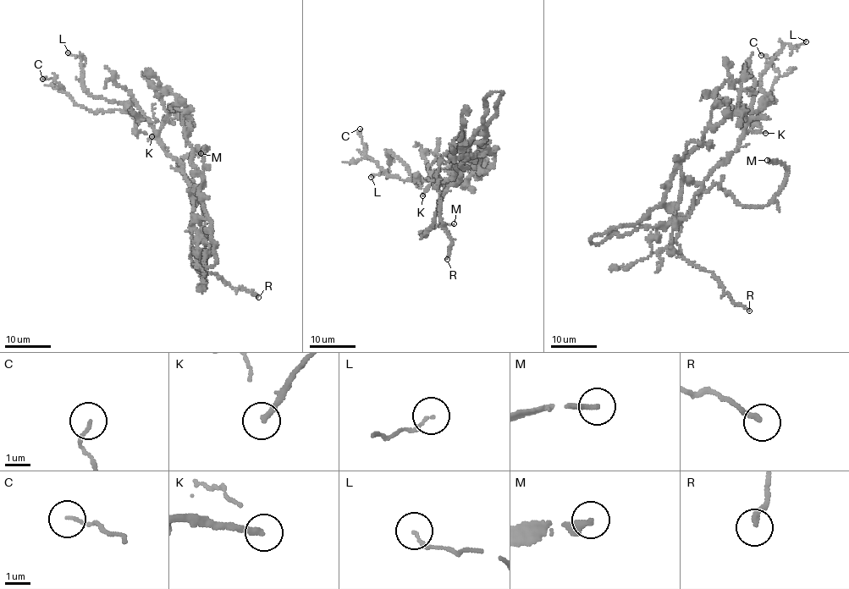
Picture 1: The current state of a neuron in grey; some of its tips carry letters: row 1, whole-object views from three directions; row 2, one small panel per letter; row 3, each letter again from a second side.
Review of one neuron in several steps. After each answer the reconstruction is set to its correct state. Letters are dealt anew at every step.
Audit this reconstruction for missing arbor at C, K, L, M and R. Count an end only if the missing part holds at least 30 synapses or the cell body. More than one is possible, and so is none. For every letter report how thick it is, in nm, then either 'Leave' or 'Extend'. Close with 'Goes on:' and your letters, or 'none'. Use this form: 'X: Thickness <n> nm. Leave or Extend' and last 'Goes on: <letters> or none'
C: Thickness 110 nm. Leave
K: Thickness 200 nm. Extend
L: Thickness 110 nm. Leave
M: Thickness 200 nm. Extend
R: Thickness 200 nm. Leave
Goes on: K, M

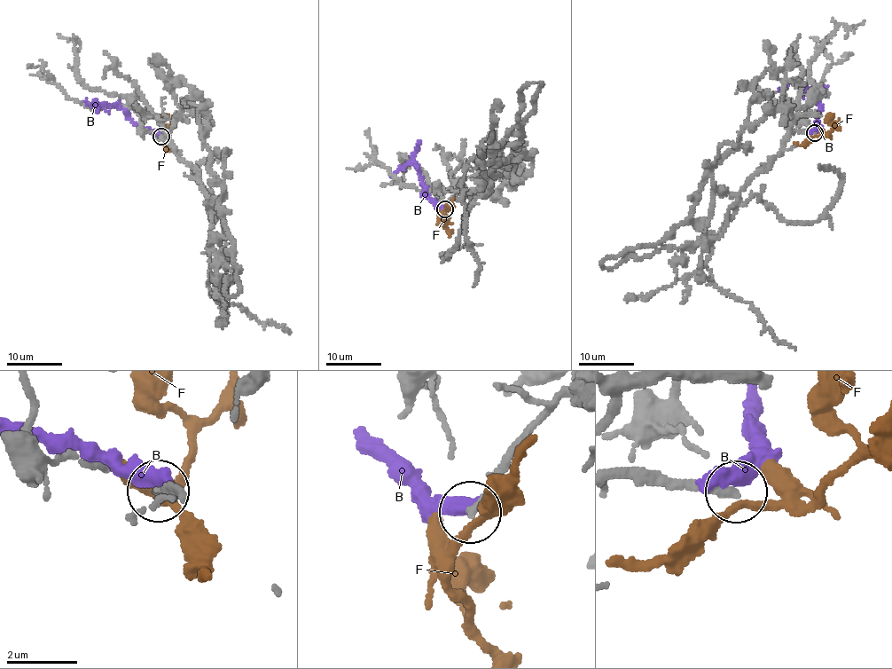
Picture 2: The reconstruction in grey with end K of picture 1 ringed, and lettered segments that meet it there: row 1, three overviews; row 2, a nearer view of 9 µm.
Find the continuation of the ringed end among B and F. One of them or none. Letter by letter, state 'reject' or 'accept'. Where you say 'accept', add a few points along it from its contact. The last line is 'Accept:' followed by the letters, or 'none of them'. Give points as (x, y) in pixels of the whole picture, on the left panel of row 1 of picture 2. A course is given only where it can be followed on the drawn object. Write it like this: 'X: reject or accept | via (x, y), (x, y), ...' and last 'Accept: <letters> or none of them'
B: reject
F: reject
Accept: none of them

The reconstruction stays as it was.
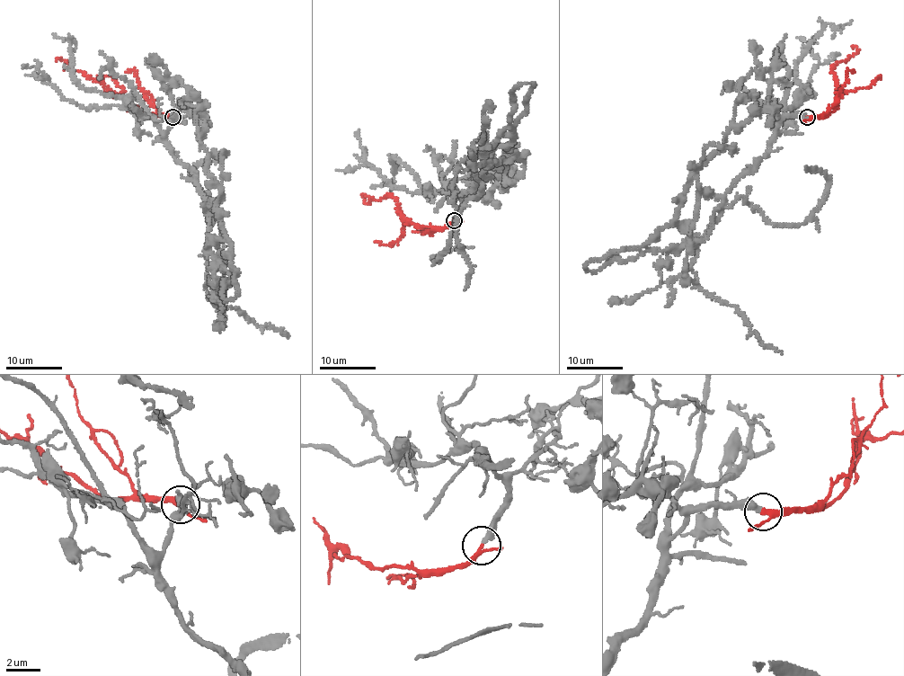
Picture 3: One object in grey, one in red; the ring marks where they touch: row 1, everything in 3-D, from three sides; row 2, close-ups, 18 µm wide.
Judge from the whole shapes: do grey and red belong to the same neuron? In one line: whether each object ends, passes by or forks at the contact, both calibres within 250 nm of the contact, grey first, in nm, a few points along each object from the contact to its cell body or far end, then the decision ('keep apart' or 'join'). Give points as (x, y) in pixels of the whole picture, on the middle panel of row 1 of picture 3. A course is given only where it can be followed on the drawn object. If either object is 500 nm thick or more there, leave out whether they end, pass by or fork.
grey ends | red passes by | 360/220 nm | grey via (453, 219), (462, 200), (451, 193), (483, 180), (473, 163), (454, 180), (465, 290) | red via (453, 219), (445, 227), (419, 227), (404, 221), (393, 197), (386, 196), (367, 203), (364, 200), (365, 193) | join

